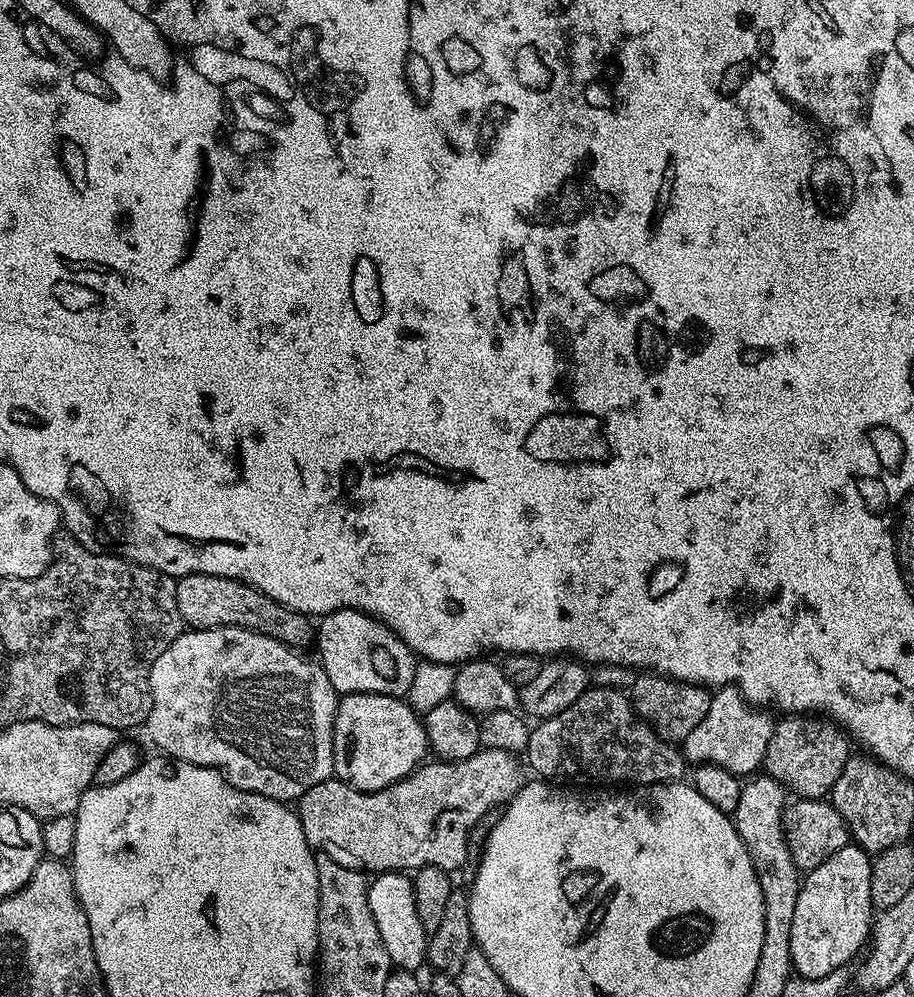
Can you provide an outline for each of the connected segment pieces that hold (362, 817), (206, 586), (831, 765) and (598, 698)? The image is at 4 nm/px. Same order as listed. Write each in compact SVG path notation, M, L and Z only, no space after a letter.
M481 748L480 751L475 752L473 756L465 760L440 760L439 762L432 762L436 764L428 764L429 762L421 763L420 767L406 778L402 778L398 782L394 782L390 786L386 786L377 792L359 792L357 788L352 788L349 784L344 784L335 778L329 778L322 781L318 786L310 786L310 790L306 790L306 794L300 797L298 801L298 815L302 822L302 830L306 834L309 845L316 852L324 852L330 858L334 858L334 862L338 862L347 868L355 868L365 874L404 872L405 870L415 870L426 866L434 866L435 868L440 868L442 871L452 874L459 870L467 861L470 851L472 828L480 821L482 814L486 814L491 808L500 808L501 806L507 805L508 801L520 789L522 777L520 777L520 764L516 760L519 759L513 753L504 750Z
M190 574L176 580L178 614L189 629L198 628L248 628L258 634L266 634L288 648L304 650L314 640L314 624L301 612L290 610L274 598L262 594L240 580L231 580L221 576Z
M788 714L784 720L775 725L770 738L770 746L766 746L766 758L762 768L767 775L773 776L779 784L783 784L789 793L797 792L797 797L805 800L819 800L831 793L834 782L838 782L838 774L842 774L842 766L846 766L850 755L849 737L841 725L828 718L817 718L812 714Z
M588 688L566 710L541 719L528 734L525 759L535 775L546 780L566 776L586 776L604 782L628 782L630 786L675 783L683 779L686 761L683 753L669 741L661 739L632 709L631 699L617 688Z

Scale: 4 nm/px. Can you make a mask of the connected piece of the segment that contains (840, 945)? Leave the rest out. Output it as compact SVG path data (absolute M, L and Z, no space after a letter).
M849 842L844 848L830 854L816 869L803 877L794 909L794 922L790 922L790 958L792 971L802 978L826 978L834 970L848 968L856 955L869 943L874 923L874 909L870 902L870 870L872 856Z

